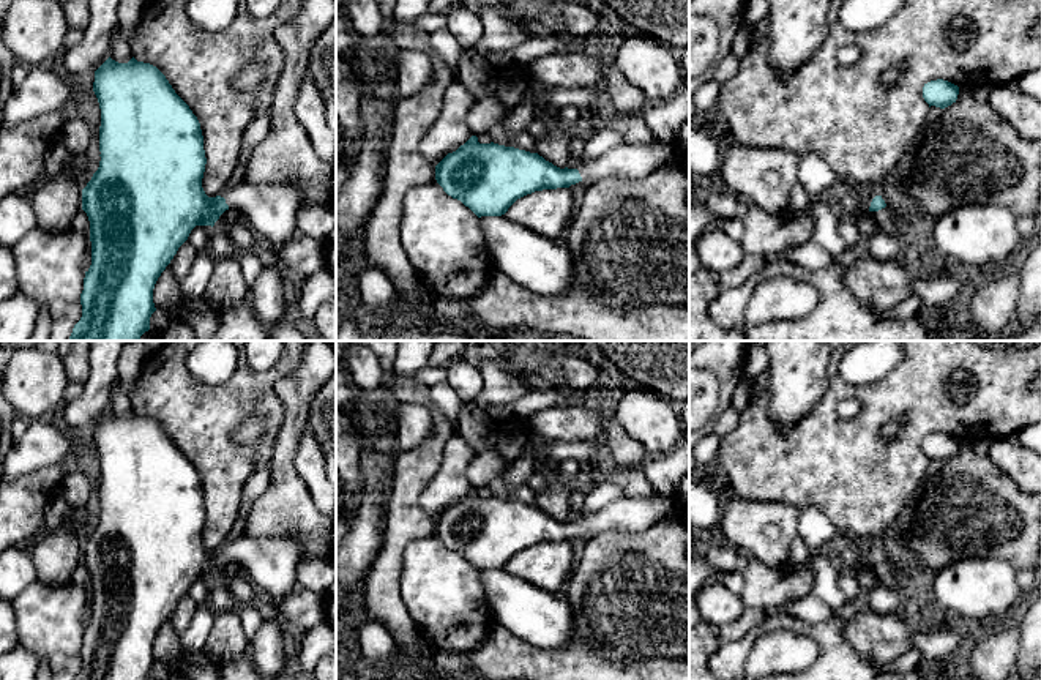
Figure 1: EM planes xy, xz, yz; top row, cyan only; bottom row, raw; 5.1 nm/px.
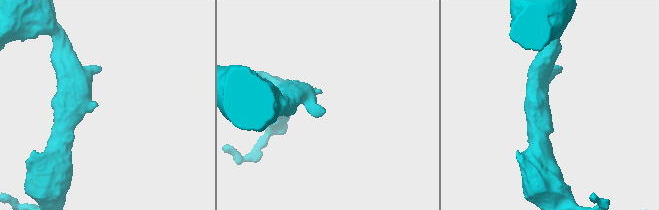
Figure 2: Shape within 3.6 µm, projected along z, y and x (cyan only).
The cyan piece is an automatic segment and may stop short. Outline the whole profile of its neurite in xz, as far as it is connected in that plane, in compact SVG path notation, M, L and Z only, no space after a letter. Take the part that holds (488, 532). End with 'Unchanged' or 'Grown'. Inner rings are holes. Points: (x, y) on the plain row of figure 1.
M472 489L435 519L435 533L478 571L502 570L517 552L535 544L606 530L637 533L673 514L673 499L655 492L651 497L621 497L579 522L560 522L538 506L494 495L479 497Z. Grown

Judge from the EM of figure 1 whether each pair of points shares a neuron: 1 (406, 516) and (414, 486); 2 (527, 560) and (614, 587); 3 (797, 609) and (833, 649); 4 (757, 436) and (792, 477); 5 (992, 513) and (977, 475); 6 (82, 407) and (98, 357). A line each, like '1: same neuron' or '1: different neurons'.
1: same neuron
2: different neurons
3: different neurons
4: same neuron
5: same neuron
6: same neuron

